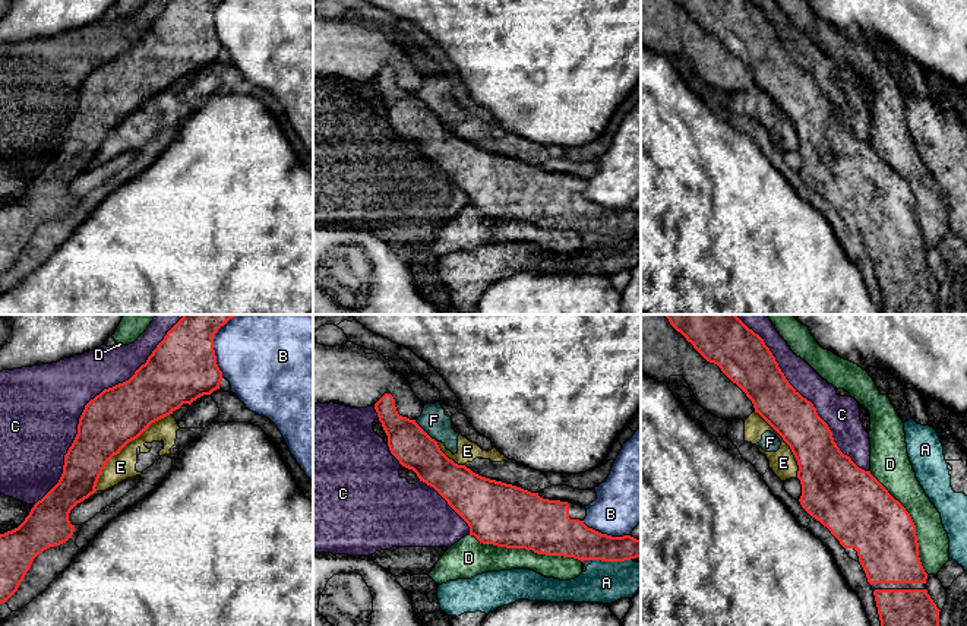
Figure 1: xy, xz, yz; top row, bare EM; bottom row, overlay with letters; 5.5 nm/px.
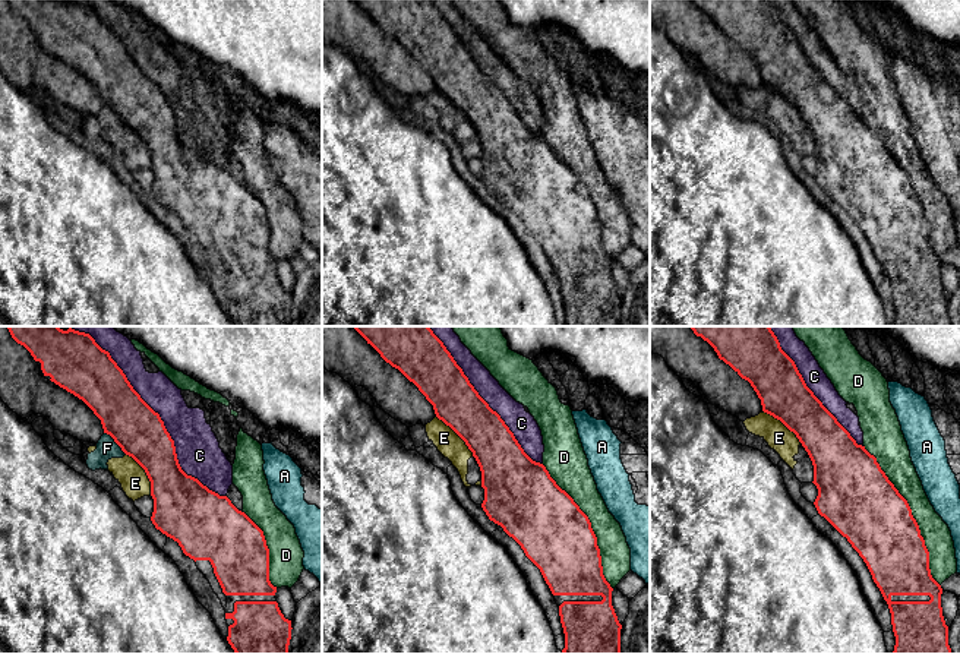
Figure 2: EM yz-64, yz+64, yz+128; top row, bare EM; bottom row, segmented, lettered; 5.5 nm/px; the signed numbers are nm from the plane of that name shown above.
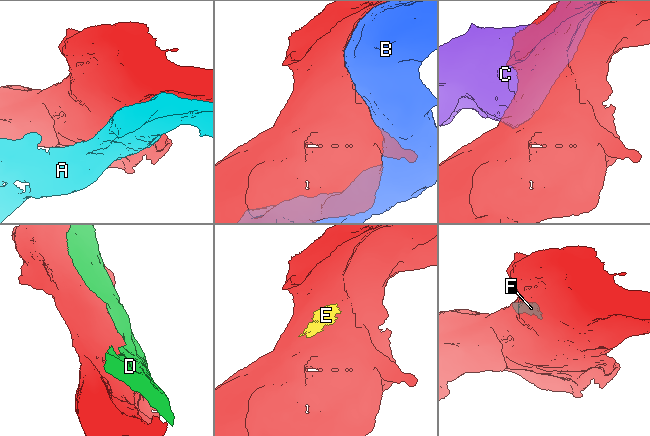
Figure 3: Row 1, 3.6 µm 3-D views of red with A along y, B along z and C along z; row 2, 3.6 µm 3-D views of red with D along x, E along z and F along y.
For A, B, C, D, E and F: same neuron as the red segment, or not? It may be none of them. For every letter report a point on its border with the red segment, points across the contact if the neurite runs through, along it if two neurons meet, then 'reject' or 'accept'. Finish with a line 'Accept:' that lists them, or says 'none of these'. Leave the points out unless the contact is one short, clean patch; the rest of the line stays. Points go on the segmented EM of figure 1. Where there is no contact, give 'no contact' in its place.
A: contact xz (612, 560); reject
B: contact xy (212, 342); reject
C: contact xy (89, 401); reject
D: contact xz (525, 549); reject
E: contact xy (125, 445); reject
F: contact xz (423, 430); reject
Accept: none of these

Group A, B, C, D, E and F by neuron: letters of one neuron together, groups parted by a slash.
A / B / C / D / E F

